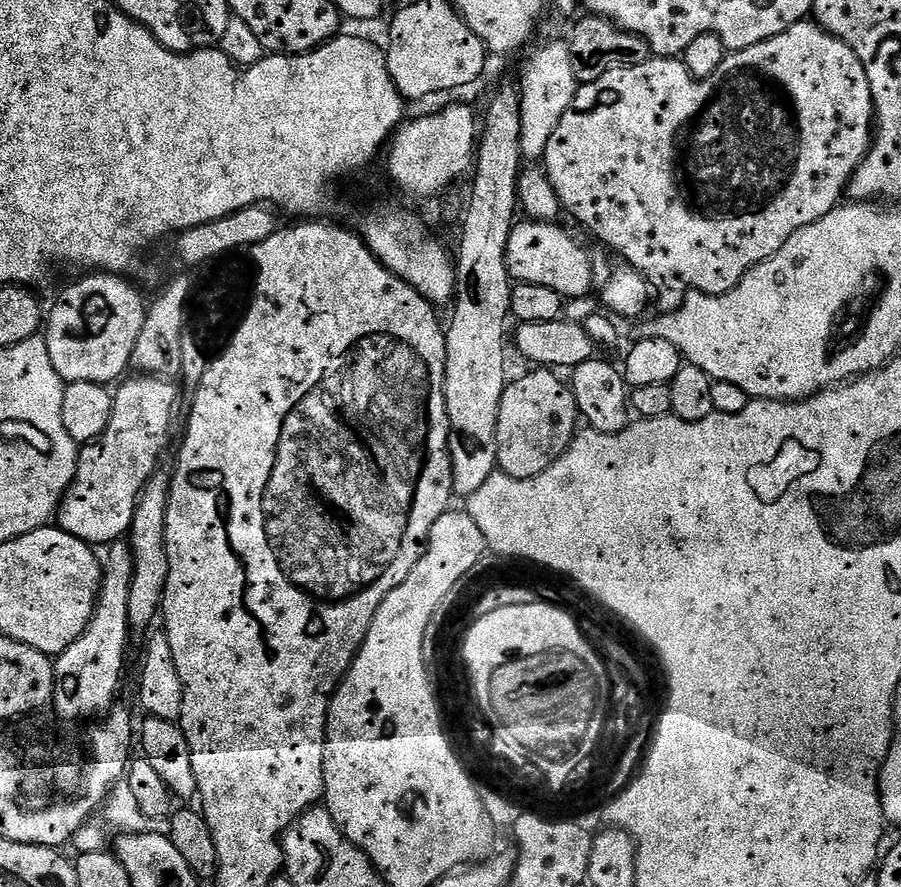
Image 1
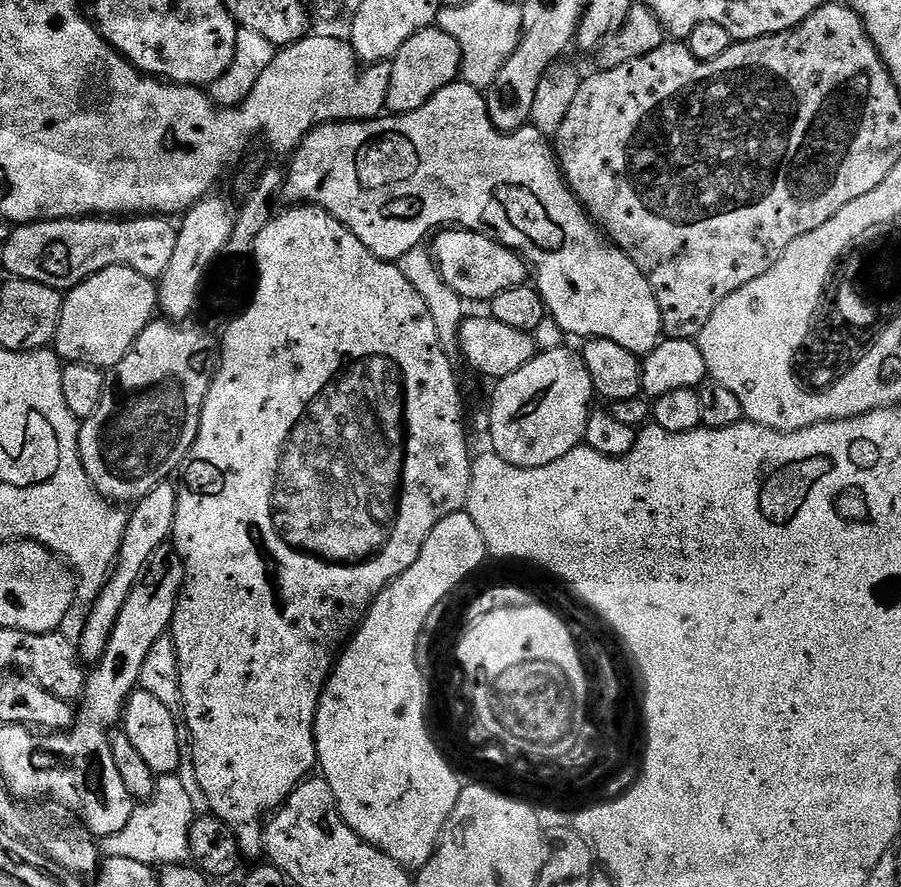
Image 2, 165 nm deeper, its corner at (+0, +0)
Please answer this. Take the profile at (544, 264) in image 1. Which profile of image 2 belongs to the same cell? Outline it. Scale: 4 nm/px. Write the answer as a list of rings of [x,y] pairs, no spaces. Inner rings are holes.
[[[444,230],[431,244],[430,253],[440,276],[465,302],[491,302],[498,294],[502,294],[502,290],[514,290],[514,286],[529,283],[530,269],[517,252],[477,232]]]

